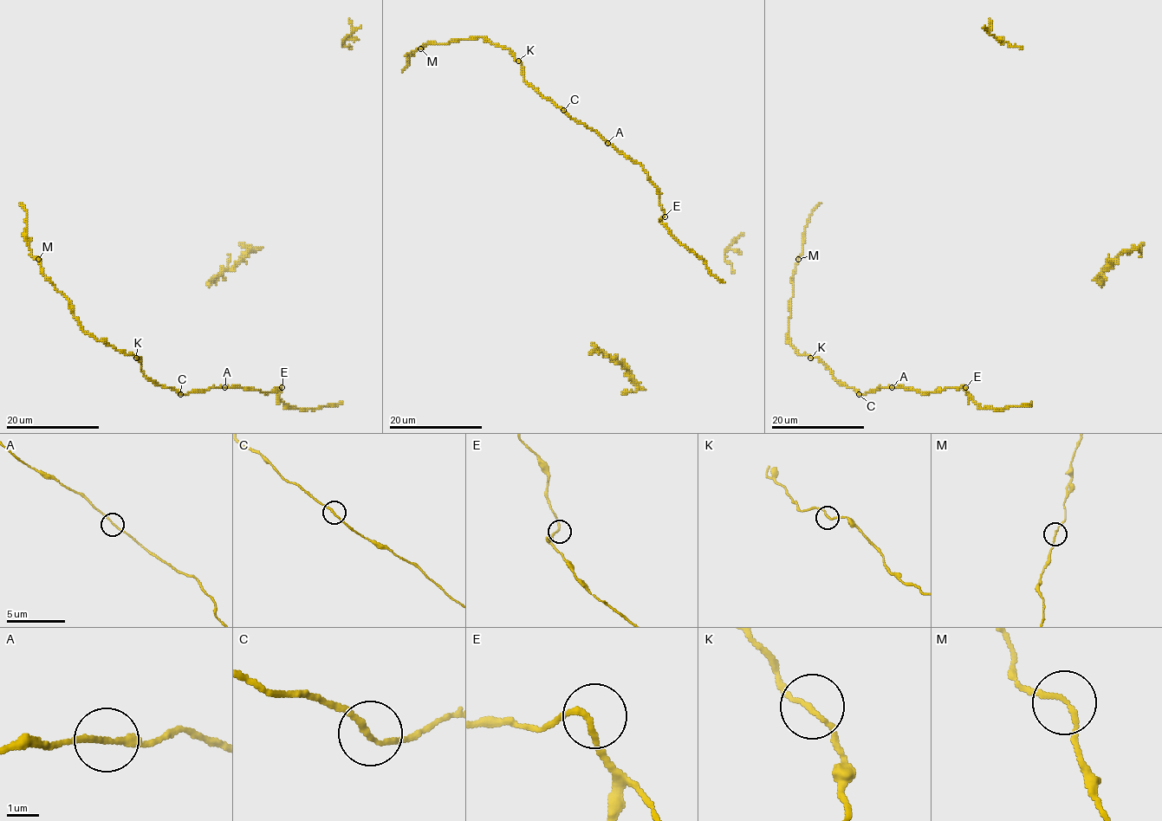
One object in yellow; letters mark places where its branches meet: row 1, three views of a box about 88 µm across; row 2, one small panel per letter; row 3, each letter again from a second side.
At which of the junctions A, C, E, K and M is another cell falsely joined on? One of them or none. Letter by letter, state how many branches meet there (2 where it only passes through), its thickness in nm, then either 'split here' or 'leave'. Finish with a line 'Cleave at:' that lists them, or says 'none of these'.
A: 2 | 150 nm | leave
C: 2 | 150 nm | leave
E: 2 | 150 nm | leave
K: 2 | 150 nm | leave
M: 2 | 150 nm | leave
Cleave at: none of these

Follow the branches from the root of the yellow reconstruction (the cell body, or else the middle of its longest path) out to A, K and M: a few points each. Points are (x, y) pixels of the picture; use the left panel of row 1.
A: (282, 387), (265, 394), (253, 388), (224, 387)
K: (282, 387), (265, 394), (236, 385), (211, 387), (181, 395), (149, 380), (140, 369), (140, 358), (136, 358)
M: (282, 387), (265, 394), (211, 387), (181, 395), (156, 384), (140, 369), (139, 358), (83, 330), (38, 258)

